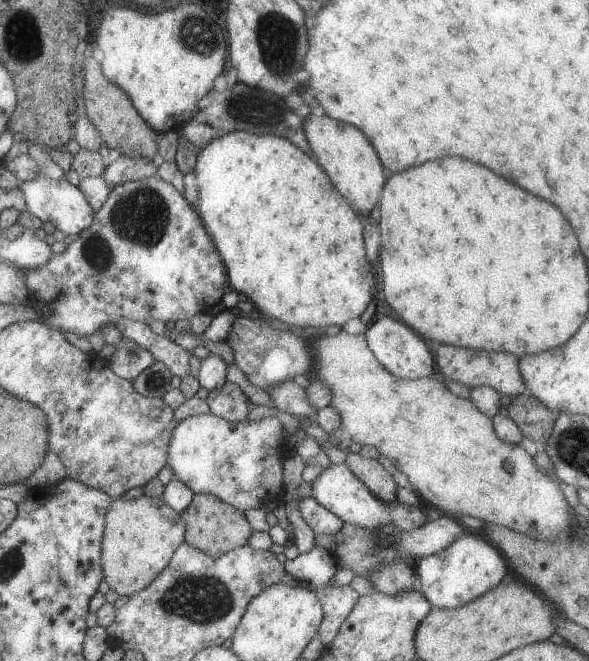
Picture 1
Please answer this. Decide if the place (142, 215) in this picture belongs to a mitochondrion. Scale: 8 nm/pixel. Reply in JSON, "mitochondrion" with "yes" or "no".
{"mitochondrion":"yes"}

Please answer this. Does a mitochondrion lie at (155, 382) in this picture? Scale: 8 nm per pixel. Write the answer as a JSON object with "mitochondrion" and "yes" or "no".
{"mitochondrion":"yes"}

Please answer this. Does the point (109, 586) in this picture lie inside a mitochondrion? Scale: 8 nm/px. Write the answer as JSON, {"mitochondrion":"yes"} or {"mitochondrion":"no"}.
{"mitochondrion":"no"}

